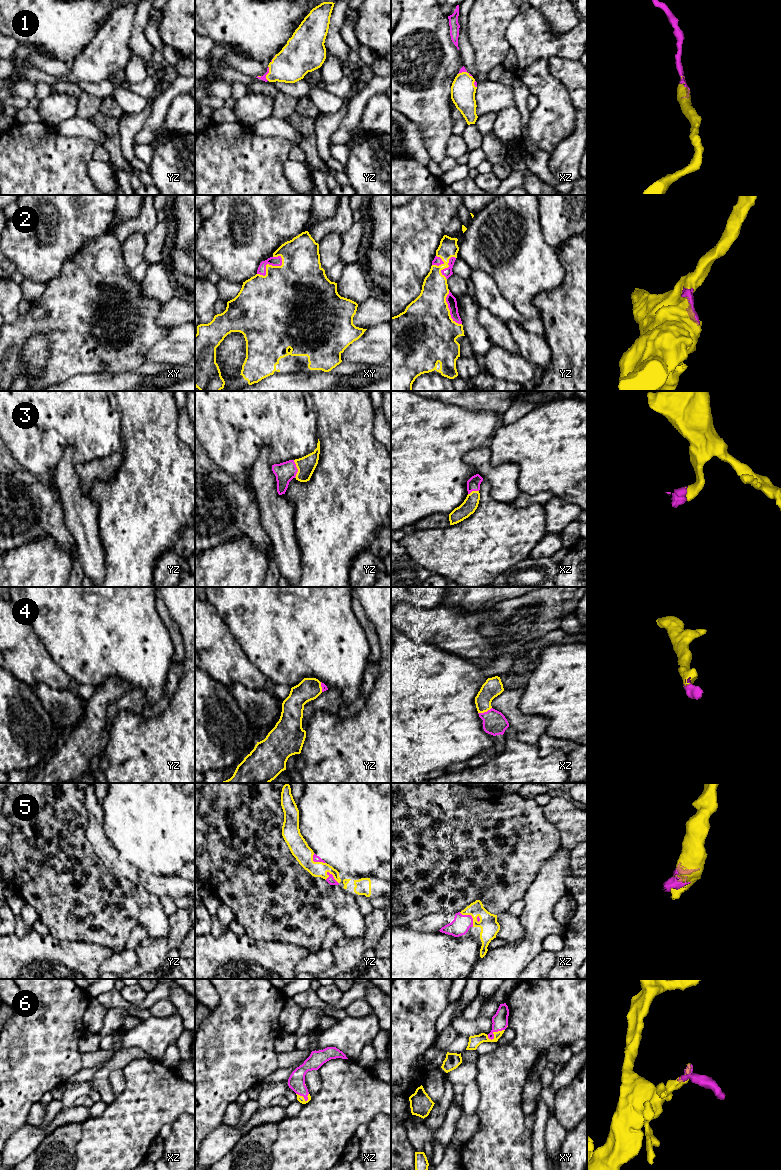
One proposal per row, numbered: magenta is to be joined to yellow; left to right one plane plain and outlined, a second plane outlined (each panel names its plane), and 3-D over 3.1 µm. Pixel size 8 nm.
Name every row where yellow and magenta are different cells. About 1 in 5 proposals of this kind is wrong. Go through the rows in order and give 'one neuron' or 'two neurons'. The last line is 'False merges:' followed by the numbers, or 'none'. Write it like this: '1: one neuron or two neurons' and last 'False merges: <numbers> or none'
1: one neuron
2: one neuron
3: one neuron
4: one neuron
5: one neuron
6: one neuron
False merges: none

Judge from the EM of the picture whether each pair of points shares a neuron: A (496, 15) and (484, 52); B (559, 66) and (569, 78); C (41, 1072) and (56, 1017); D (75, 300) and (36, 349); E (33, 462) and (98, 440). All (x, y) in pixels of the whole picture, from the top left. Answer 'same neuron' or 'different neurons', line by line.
A: same neuron
B: same neuron
C: same neuron
D: different neurons
E: same neuron

